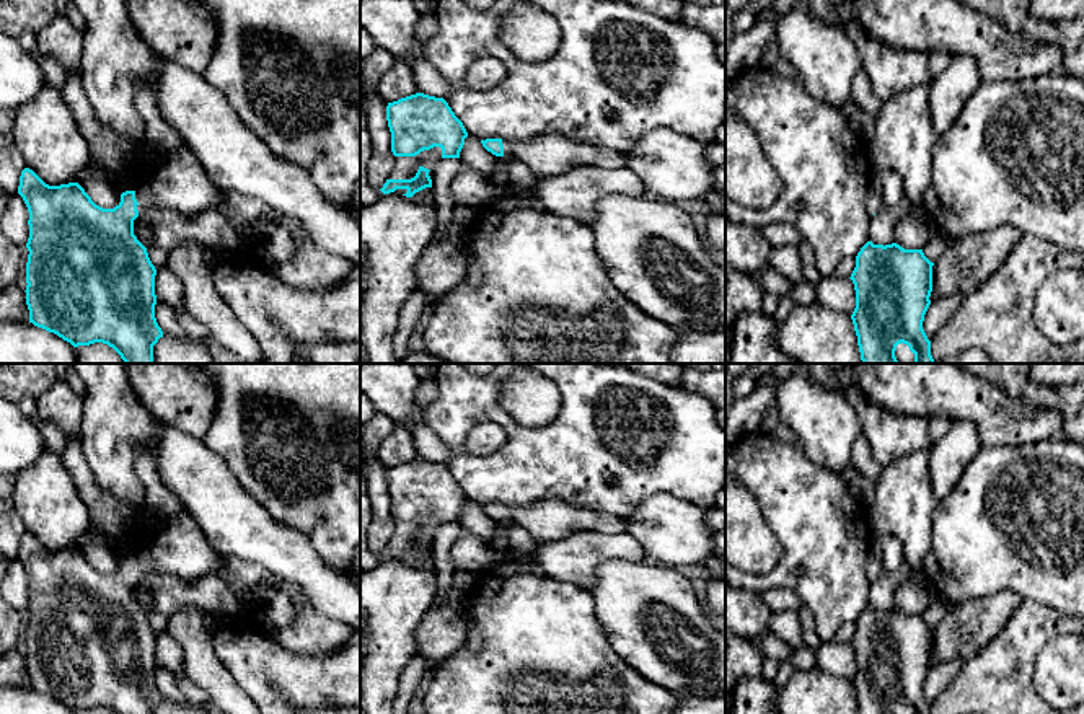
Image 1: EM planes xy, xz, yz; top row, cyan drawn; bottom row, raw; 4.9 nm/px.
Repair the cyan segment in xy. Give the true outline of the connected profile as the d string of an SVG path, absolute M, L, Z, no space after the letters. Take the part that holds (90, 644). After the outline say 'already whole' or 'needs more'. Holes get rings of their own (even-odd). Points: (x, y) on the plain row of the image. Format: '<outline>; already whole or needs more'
M186 512L160 517L135 556L121 559L114 574L96 571L78 548L46 549L33 535L20 541L18 559L29 577L26 670L29 688L73 712L95 707L112 714L153 714L163 696L155 683L155 641L147 613L134 600L134 585L148 574L197 580L223 567L225 556L205 540Z; needs more

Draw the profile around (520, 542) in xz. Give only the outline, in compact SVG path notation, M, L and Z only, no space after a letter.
M497 522L496 531L497 536L507 540L513 559L525 559L536 544L536 540L518 525L504 525L502 522Z

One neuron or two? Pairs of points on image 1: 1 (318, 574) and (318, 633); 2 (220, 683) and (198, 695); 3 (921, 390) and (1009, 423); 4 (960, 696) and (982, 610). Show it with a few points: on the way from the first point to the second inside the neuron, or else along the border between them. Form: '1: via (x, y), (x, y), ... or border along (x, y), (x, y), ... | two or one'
1: border along (294, 584), (320, 613), (343, 623) | two
2: border along (185, 674), (209, 696) | two
3: via (942, 390), (972, 398), (988, 408) | one
4: border along (1000, 633), (964, 662) | two

